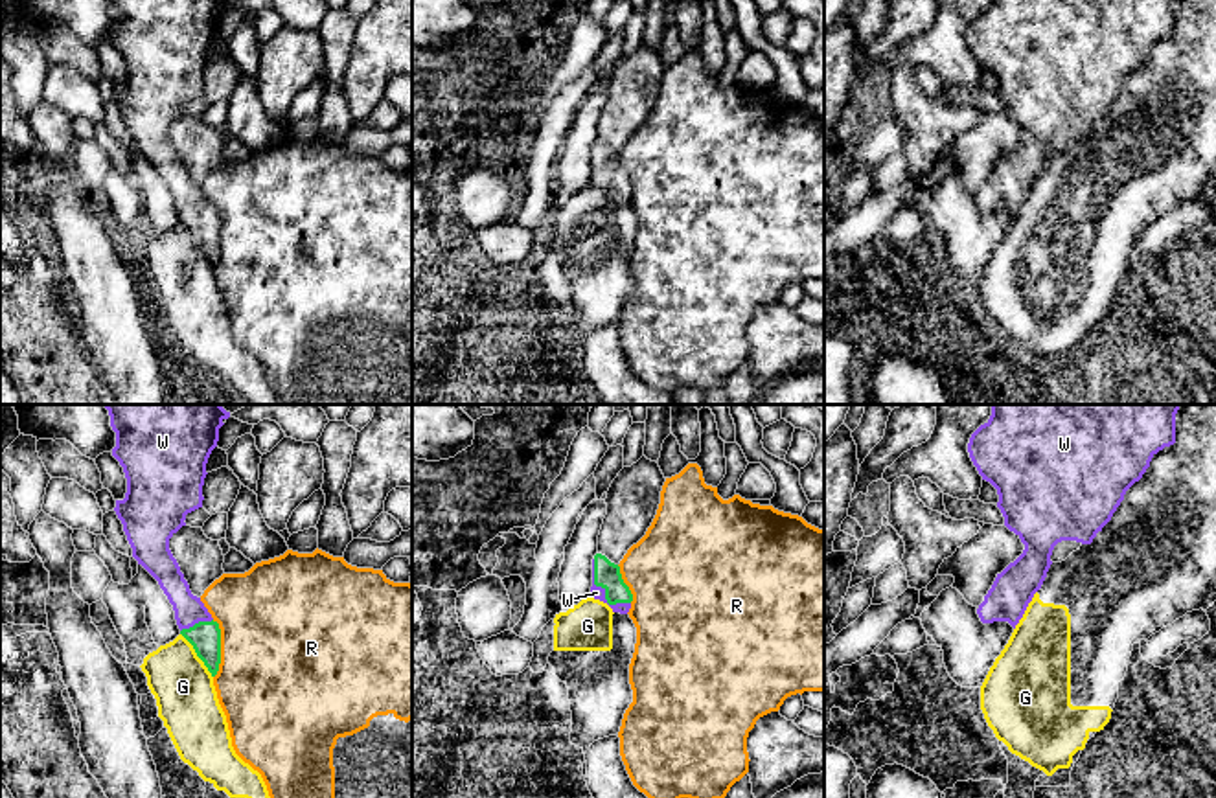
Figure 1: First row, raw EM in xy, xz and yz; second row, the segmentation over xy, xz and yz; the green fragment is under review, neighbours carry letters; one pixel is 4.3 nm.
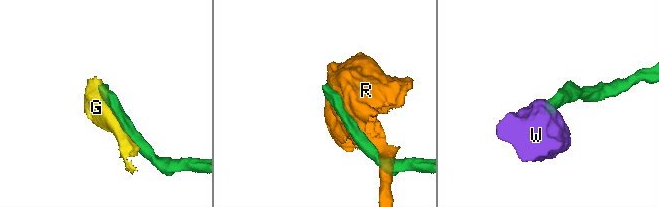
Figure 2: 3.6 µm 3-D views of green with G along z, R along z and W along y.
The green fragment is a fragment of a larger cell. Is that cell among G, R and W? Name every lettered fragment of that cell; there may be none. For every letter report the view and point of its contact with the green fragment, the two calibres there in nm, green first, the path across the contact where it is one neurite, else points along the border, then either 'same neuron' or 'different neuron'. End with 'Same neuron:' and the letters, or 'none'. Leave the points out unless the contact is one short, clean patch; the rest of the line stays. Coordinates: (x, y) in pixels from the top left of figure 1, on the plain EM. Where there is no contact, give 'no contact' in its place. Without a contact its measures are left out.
G: meets green in xy at (197, 243); 140 nm thick on the green side, 260 nm on the other; different neuron
R: meets green in xy at (219, 236); 140 nm thick on the green side, 500 nm on the other; different neuron
W: meets green in xz at (606, 179); 120 nm thick on the green side, 60 nm on the other; runs through xz (608, 164), (606, 179), (596, 181); same neuron
Same neuron: W

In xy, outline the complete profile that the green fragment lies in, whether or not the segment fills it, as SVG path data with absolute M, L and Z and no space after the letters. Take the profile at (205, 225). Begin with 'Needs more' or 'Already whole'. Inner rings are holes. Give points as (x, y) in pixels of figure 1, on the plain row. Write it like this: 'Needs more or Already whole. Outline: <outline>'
Needs more. Outline: M109 0L116 20L112 44L123 55L127 81L116 103L132 145L160 173L175 199L180 222L193 234L212 265L221 252L221 217L193 184L169 127L186 103L202 96L206 51L230 0Z

